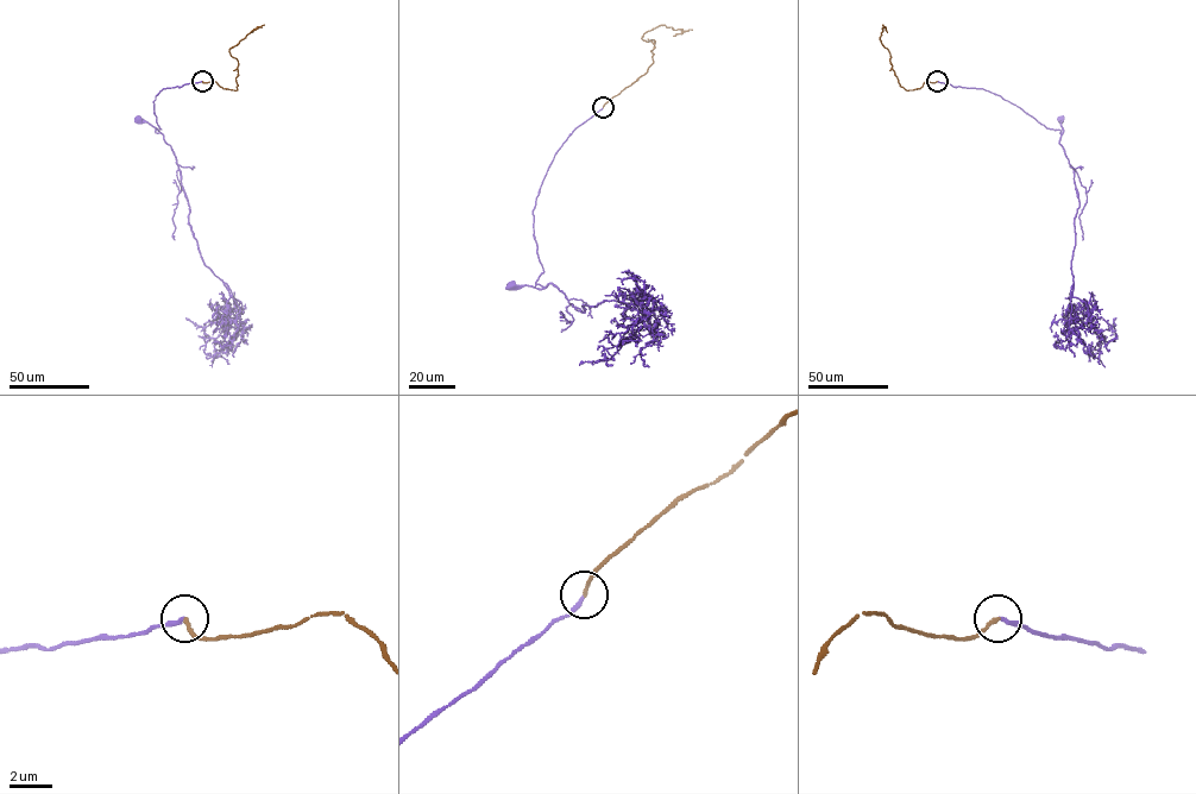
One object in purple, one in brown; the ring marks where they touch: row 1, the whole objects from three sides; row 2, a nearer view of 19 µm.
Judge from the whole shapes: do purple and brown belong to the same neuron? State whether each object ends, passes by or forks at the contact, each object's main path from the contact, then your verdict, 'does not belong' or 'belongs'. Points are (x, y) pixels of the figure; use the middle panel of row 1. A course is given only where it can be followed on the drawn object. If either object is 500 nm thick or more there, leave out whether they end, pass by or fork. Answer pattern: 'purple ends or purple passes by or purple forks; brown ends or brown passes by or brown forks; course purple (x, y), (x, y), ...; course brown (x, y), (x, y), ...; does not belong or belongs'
purple ends; brown ends; course purple (603, 107), (573, 131), (554, 155), (536, 199), (534, 238), (543, 272), (535, 285), (543, 287), (512, 285); course brown (603, 107), (653, 62), (654, 41), (642, 39), (646, 32), (665, 25), (683, 31), (673, 36); does not belong

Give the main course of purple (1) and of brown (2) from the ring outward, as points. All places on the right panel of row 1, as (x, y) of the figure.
1: (937, 81), (981, 88), (1000, 96), (1059, 133), (1063, 130), (1061, 119)
2: (937, 81), (926, 81), (919, 89), (906, 90), (901, 87), (889, 52), (880, 39), (883, 27), (887, 32)

